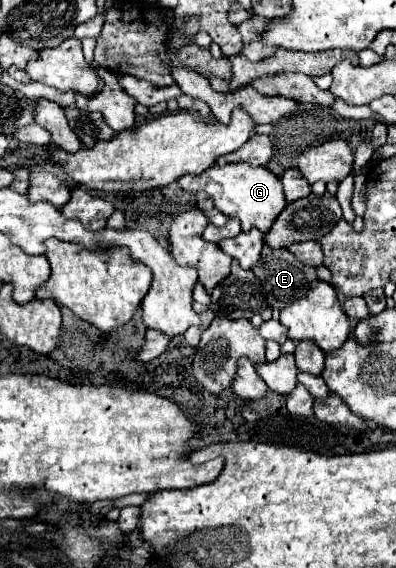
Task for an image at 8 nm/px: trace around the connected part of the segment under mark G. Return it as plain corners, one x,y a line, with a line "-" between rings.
246,163
222,165
222,167
214,165
214,167
206,169
202,175
196,175
196,177
186,175
186,177
178,179
178,183
188,193
198,193
198,191
208,193
208,197
214,199
214,207
220,213
224,213
226,217
240,219
242,231
250,231
252,227
256,227
262,233
266,233
270,229
272,221
278,217
278,213
286,205
280,179
266,167
252,167

